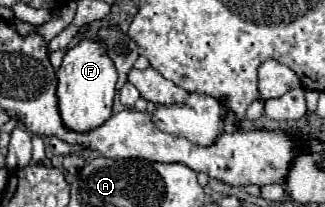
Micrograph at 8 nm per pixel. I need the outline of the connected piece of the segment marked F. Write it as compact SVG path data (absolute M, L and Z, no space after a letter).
M96 39L80 41L76 47L68 49L58 69L58 87L56 87L62 125L76 133L88 133L92 129L98 129L104 121L108 121L108 117L112 115L116 79L118 79L116 69L110 57L106 55L104 47Z

